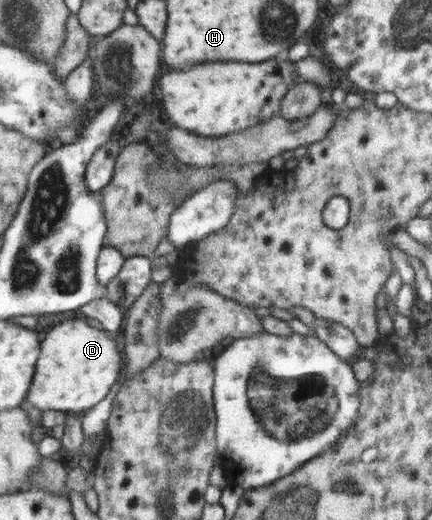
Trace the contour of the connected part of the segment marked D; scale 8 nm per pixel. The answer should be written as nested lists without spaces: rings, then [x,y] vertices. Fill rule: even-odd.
[[[88,319],[65,321],[47,332],[26,399],[39,411],[86,413],[102,404],[118,383],[126,360],[124,352],[121,334],[101,330]]]

